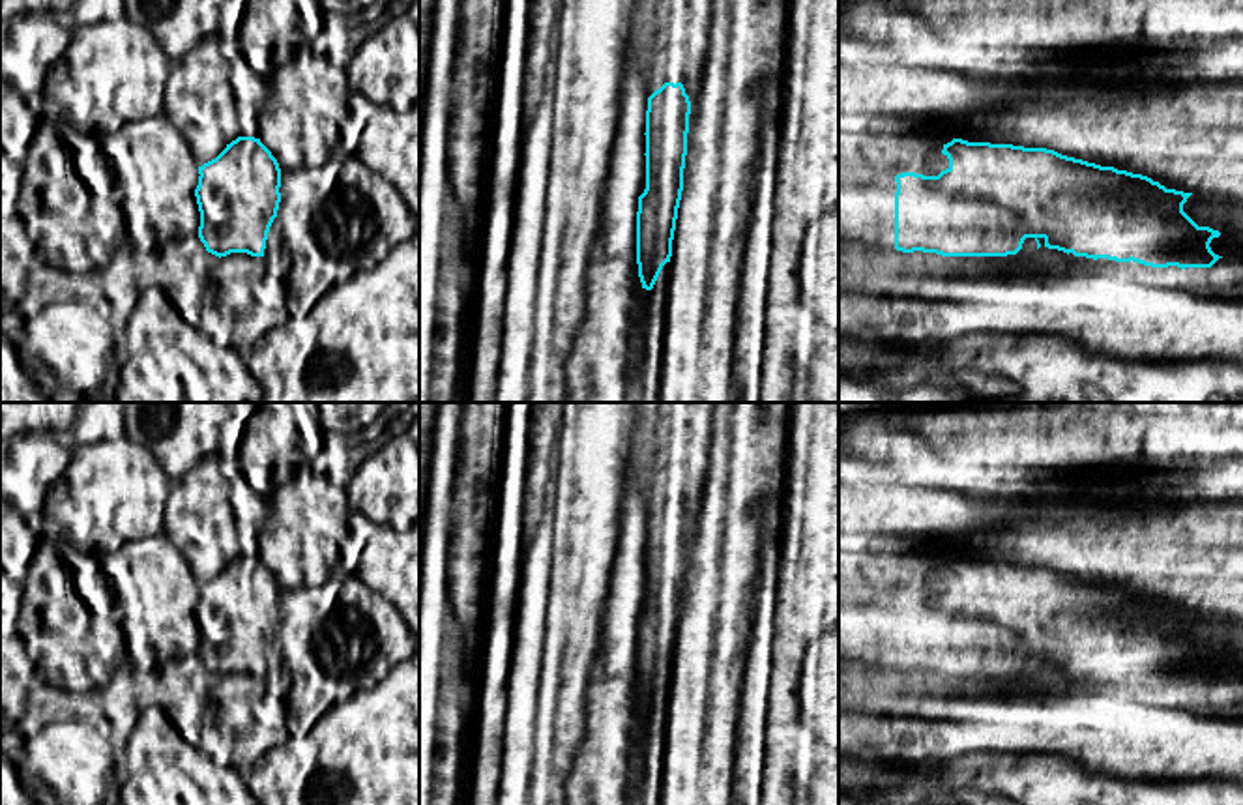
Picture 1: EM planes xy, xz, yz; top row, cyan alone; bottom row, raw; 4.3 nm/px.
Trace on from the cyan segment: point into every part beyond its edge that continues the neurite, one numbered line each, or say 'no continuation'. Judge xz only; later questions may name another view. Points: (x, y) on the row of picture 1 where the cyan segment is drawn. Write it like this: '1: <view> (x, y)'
1: xz (669, 40)

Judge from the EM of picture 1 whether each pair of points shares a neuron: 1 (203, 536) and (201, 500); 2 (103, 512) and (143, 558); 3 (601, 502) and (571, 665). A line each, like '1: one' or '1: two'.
1: one
2: two
3: one

